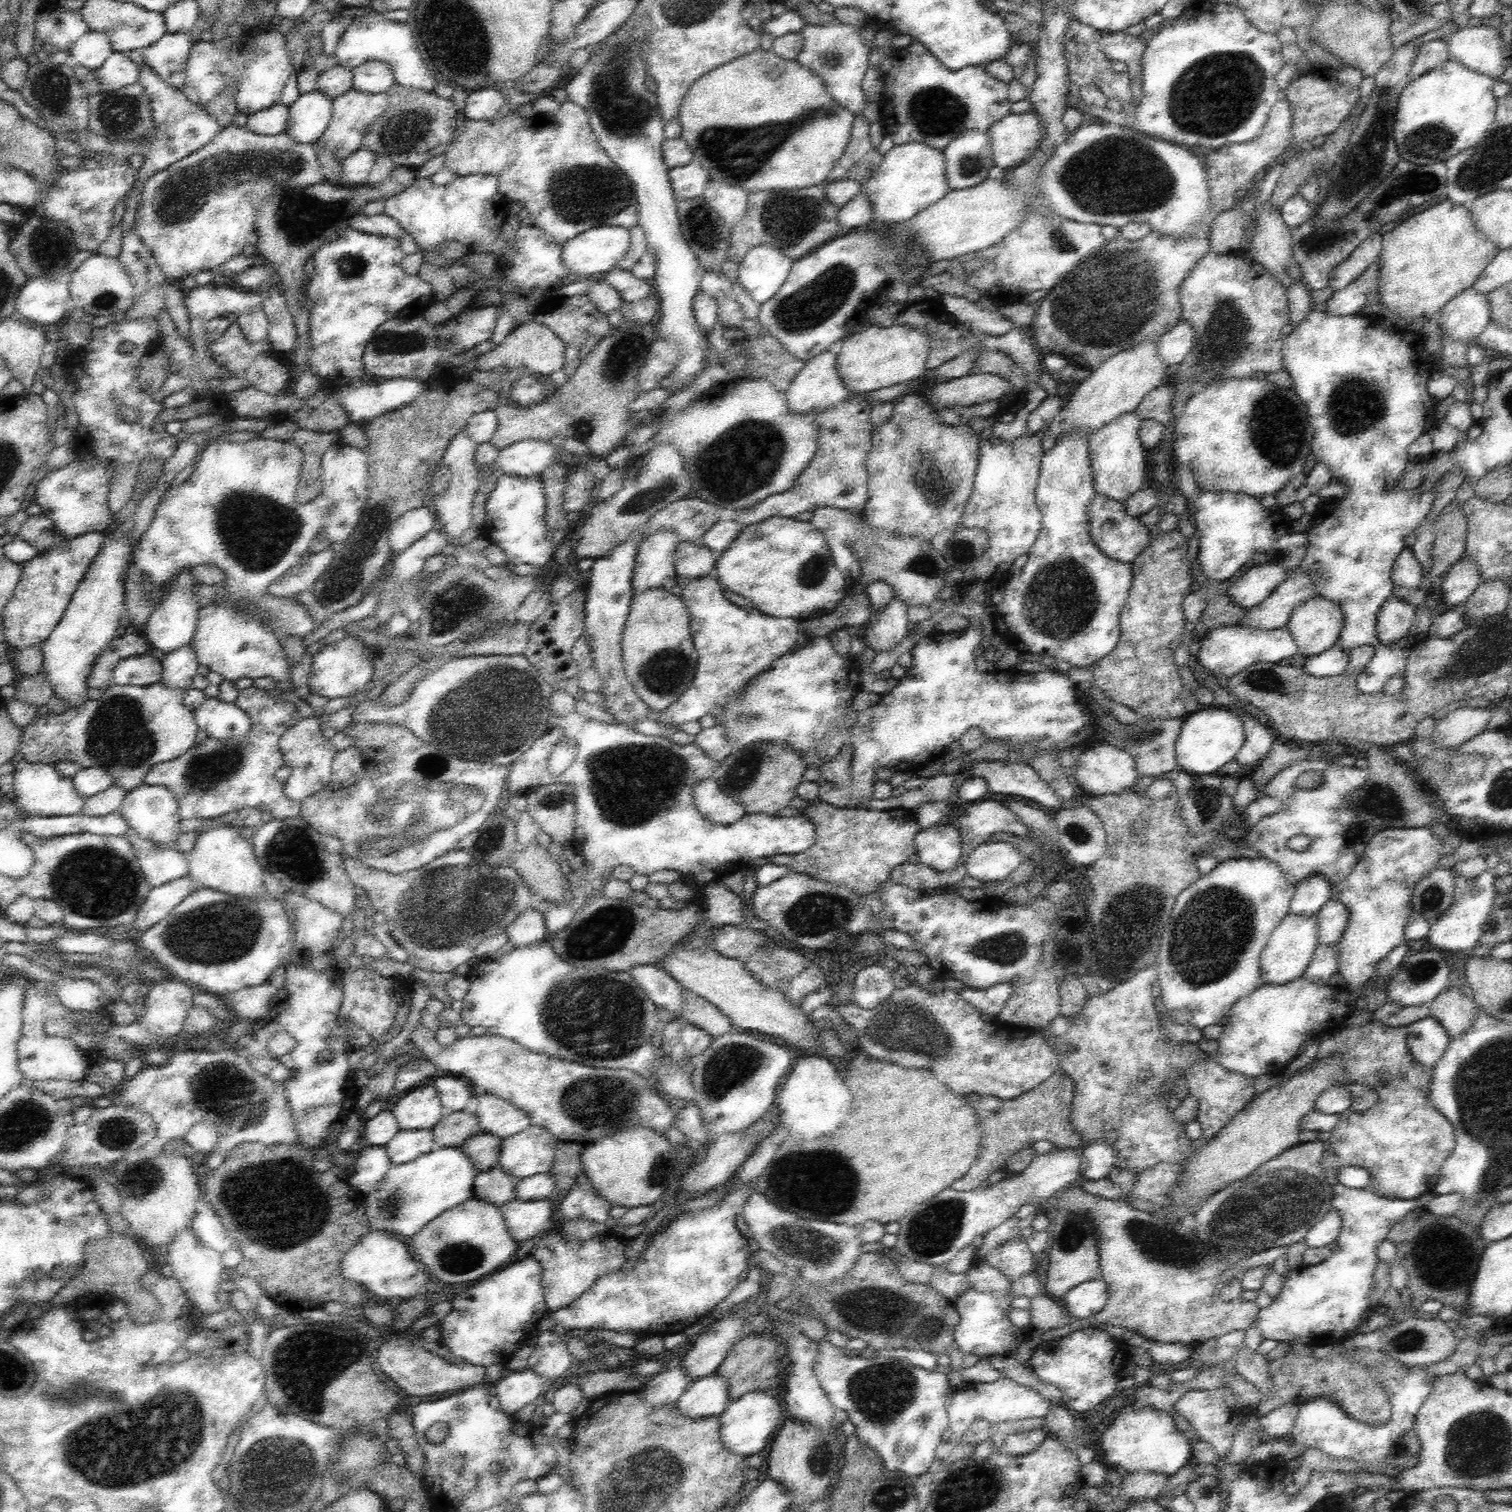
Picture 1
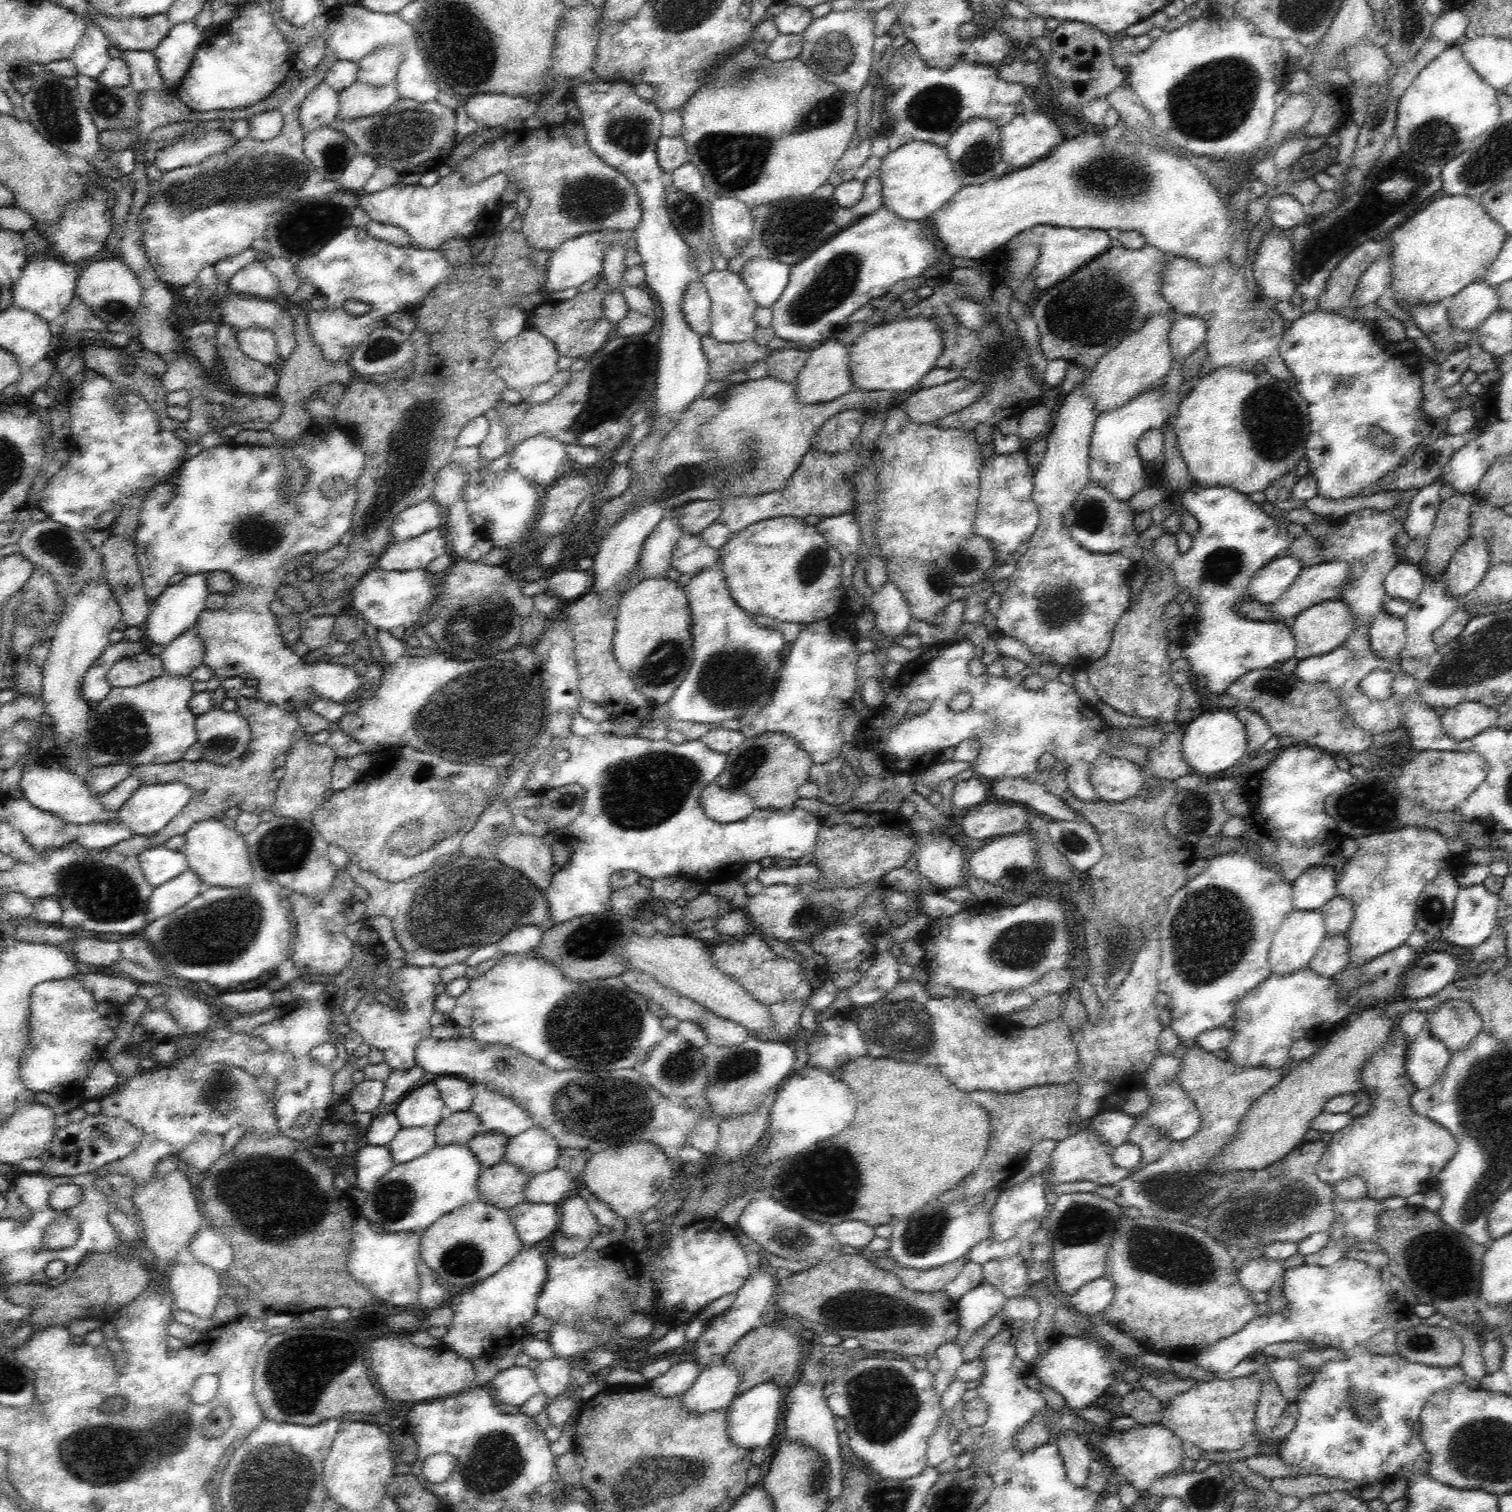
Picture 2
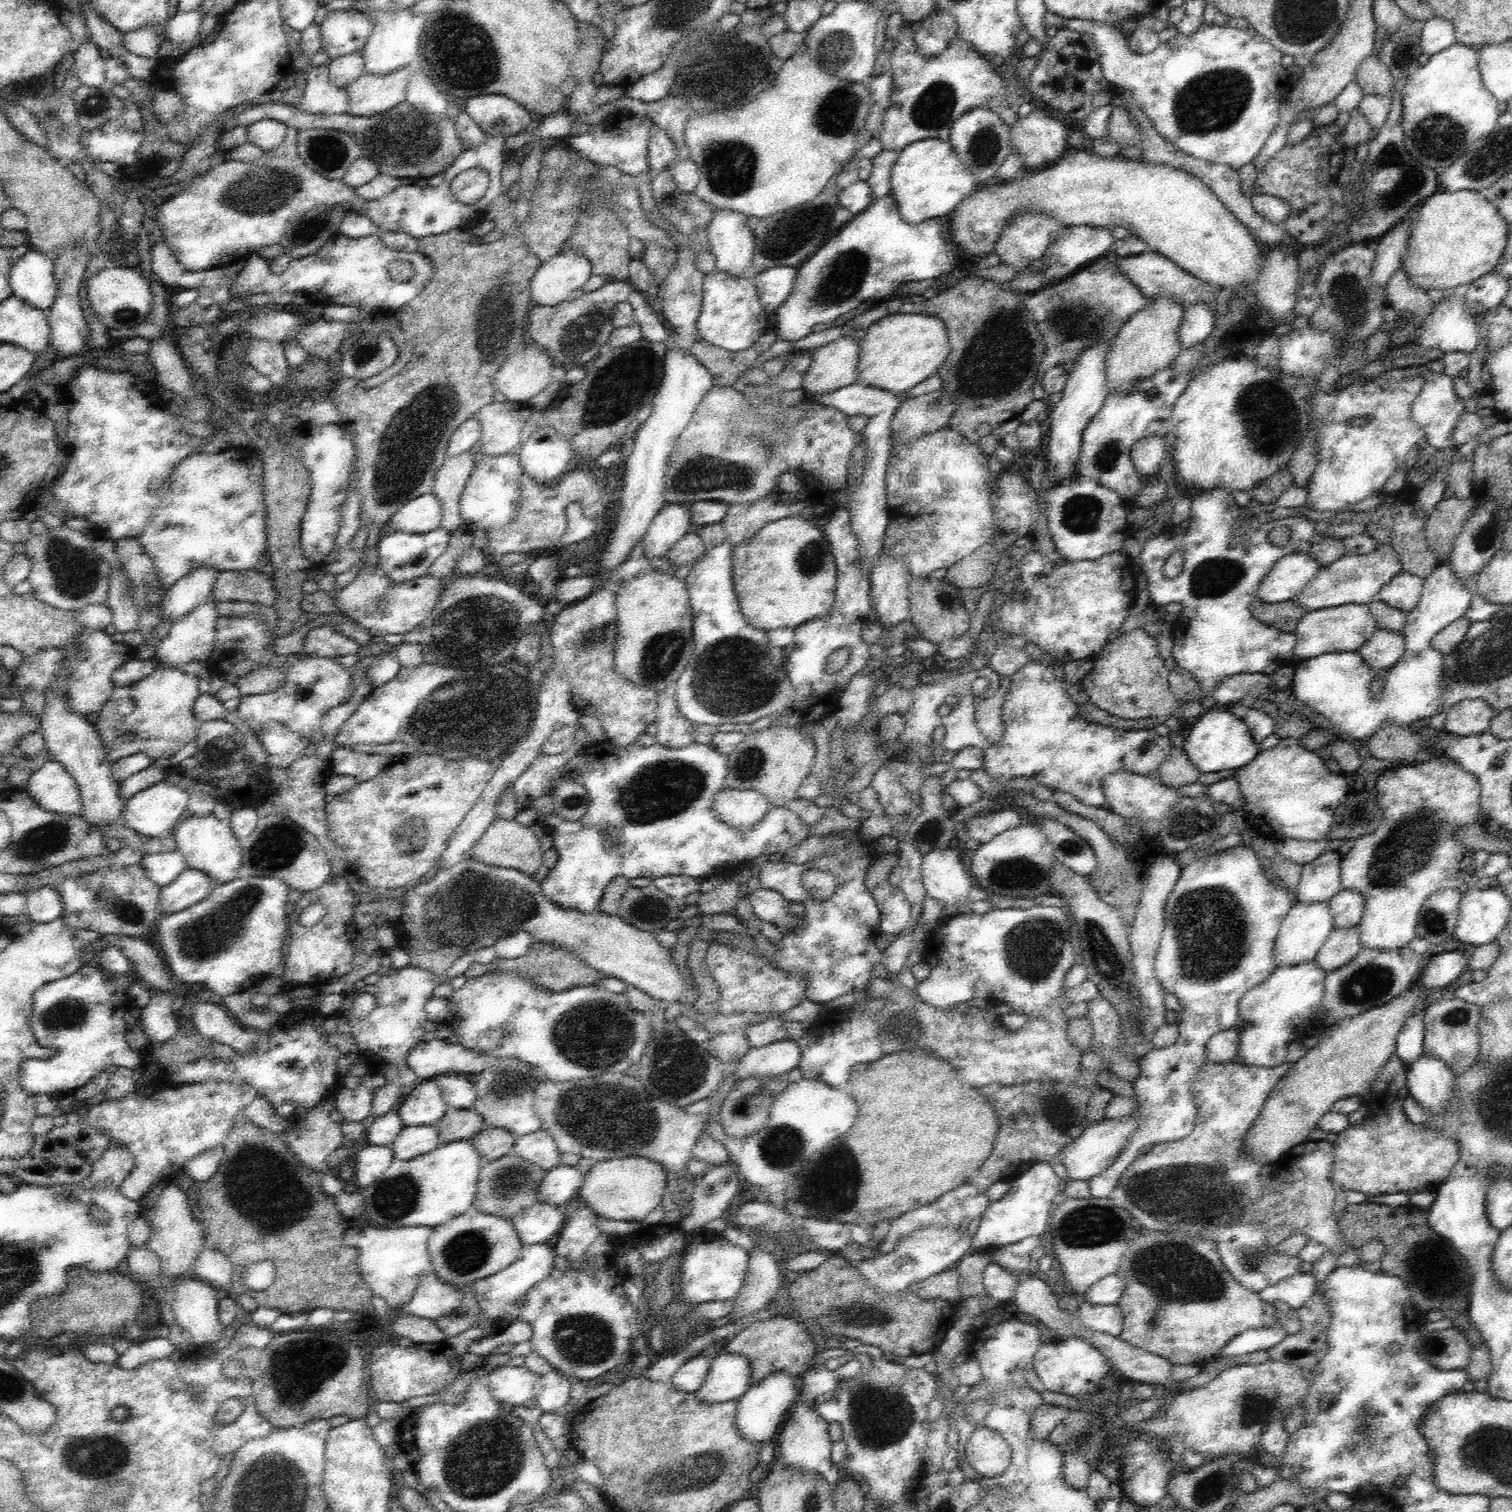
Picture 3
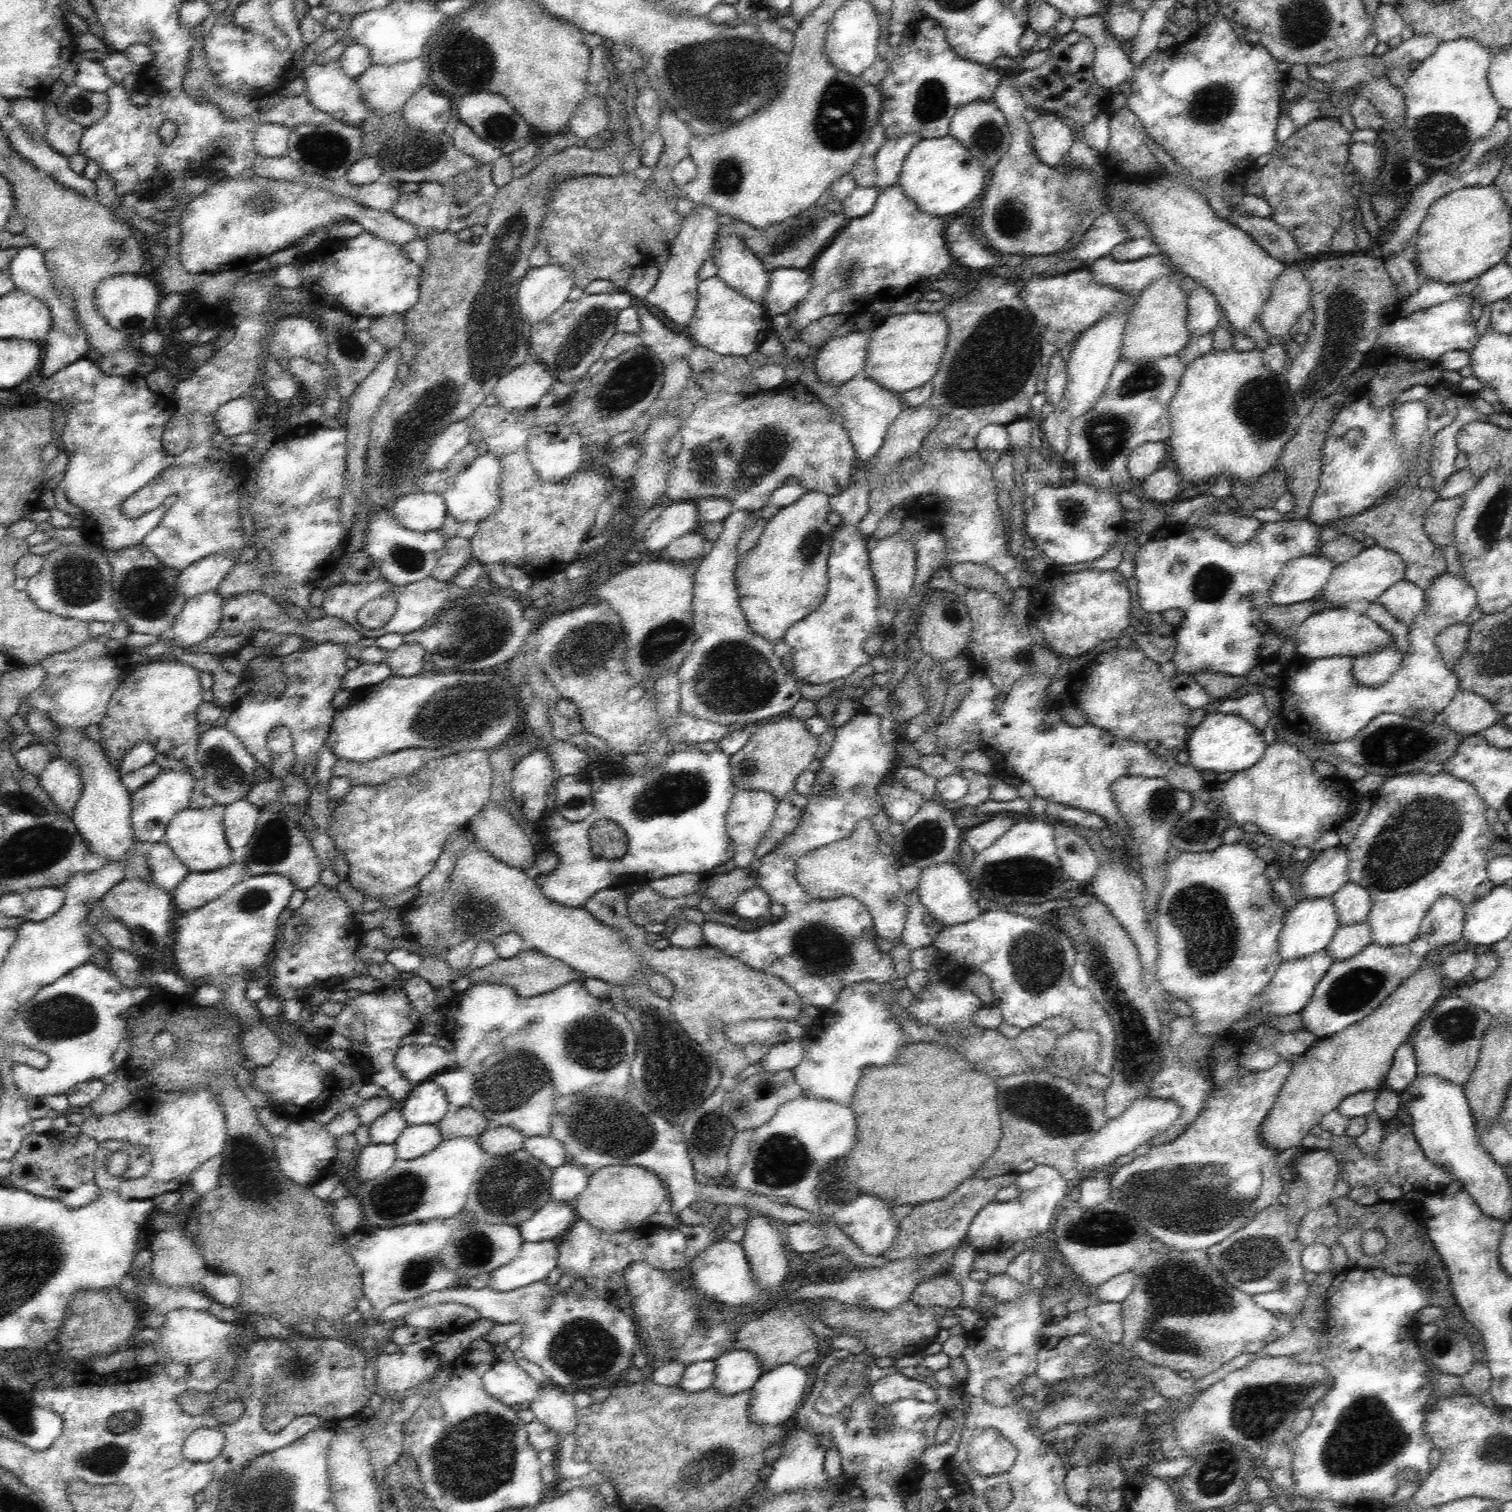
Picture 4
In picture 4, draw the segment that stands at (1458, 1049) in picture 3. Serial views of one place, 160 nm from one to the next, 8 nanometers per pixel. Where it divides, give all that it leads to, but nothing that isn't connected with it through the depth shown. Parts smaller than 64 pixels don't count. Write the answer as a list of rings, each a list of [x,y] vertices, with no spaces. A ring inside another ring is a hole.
[[[1441,997],[1429,1008],[1413,1035],[1417,1076],[1433,1074],[1456,1085],[1464,1085],[1474,1070],[1482,1037],[1493,1024],[1493,1017],[1462,998]]]

